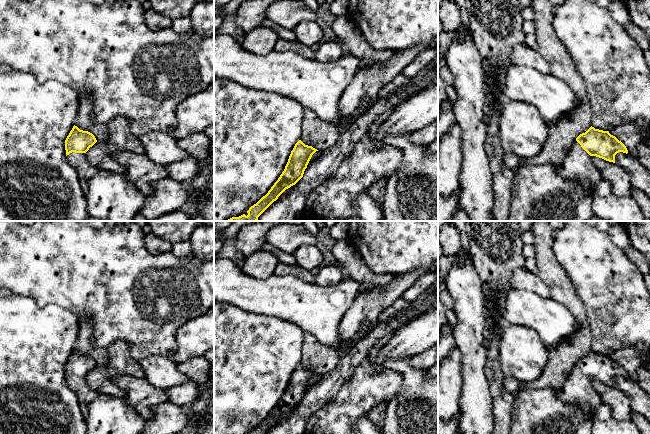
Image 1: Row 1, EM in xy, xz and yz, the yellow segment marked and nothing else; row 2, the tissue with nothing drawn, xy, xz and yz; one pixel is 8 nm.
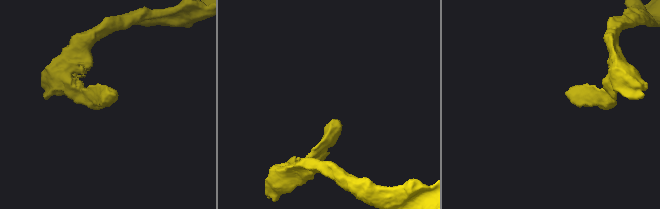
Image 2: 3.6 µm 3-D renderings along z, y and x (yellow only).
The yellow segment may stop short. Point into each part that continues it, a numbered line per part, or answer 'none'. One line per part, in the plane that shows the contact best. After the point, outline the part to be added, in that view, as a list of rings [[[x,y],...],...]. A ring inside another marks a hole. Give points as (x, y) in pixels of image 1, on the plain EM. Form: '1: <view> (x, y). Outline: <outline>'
1: xy (85, 394). Outline: [[[72,376],[67,379],[68,387],[76,394],[81,411],[84,416],[88,413],[89,404],[100,395],[98,391],[92,389],[86,382],[86,377]]]

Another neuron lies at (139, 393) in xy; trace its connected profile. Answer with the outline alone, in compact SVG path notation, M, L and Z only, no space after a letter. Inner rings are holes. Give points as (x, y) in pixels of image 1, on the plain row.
M113 377L113 382L125 392L126 402L146 420L152 418L152 409L167 400L166 391L151 385L145 378Z

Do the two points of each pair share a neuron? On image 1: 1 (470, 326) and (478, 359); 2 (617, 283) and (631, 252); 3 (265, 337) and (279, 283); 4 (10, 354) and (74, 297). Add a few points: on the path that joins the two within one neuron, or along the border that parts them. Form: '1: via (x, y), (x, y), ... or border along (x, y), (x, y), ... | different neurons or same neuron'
1: via (470, 334), (470, 345), (473, 351) | same neuron
2: border along (624, 251), (639, 271) | different neurons
3: border along (247, 310), (253, 313), (275, 316), (292, 323) | different neurons
4: border along (39, 305), (59, 305), (71, 311), (80, 323) | different neurons

